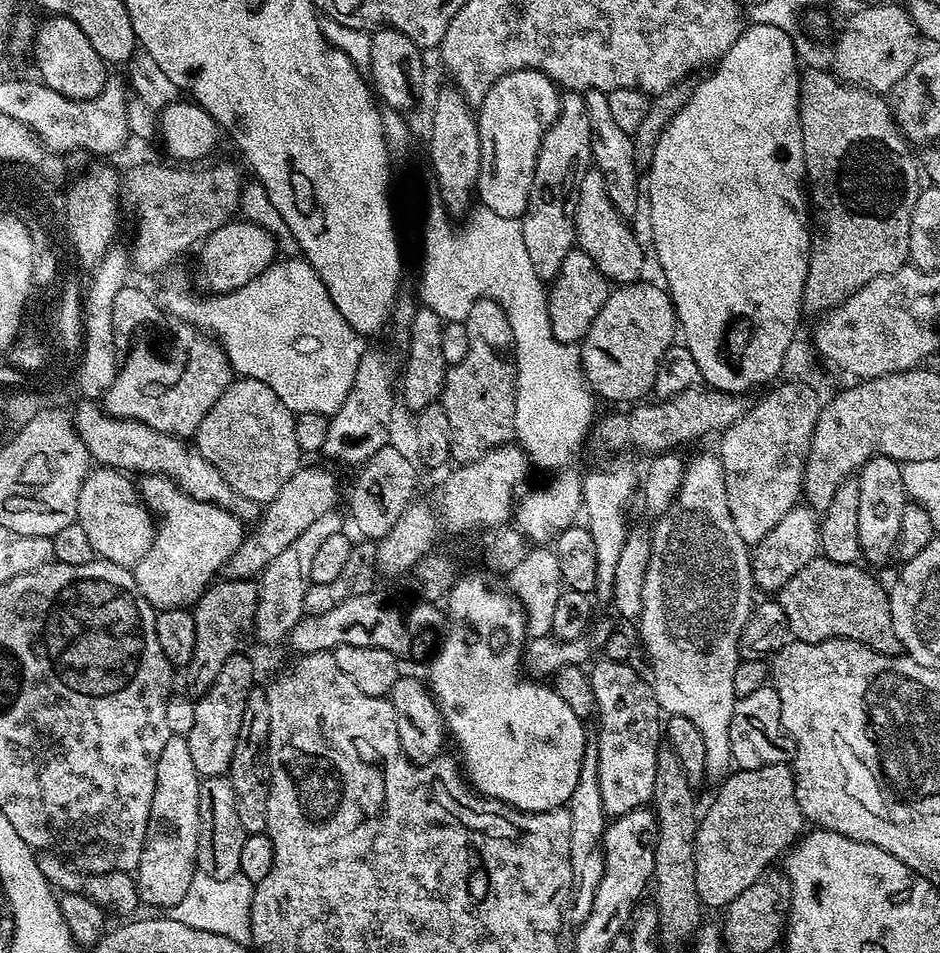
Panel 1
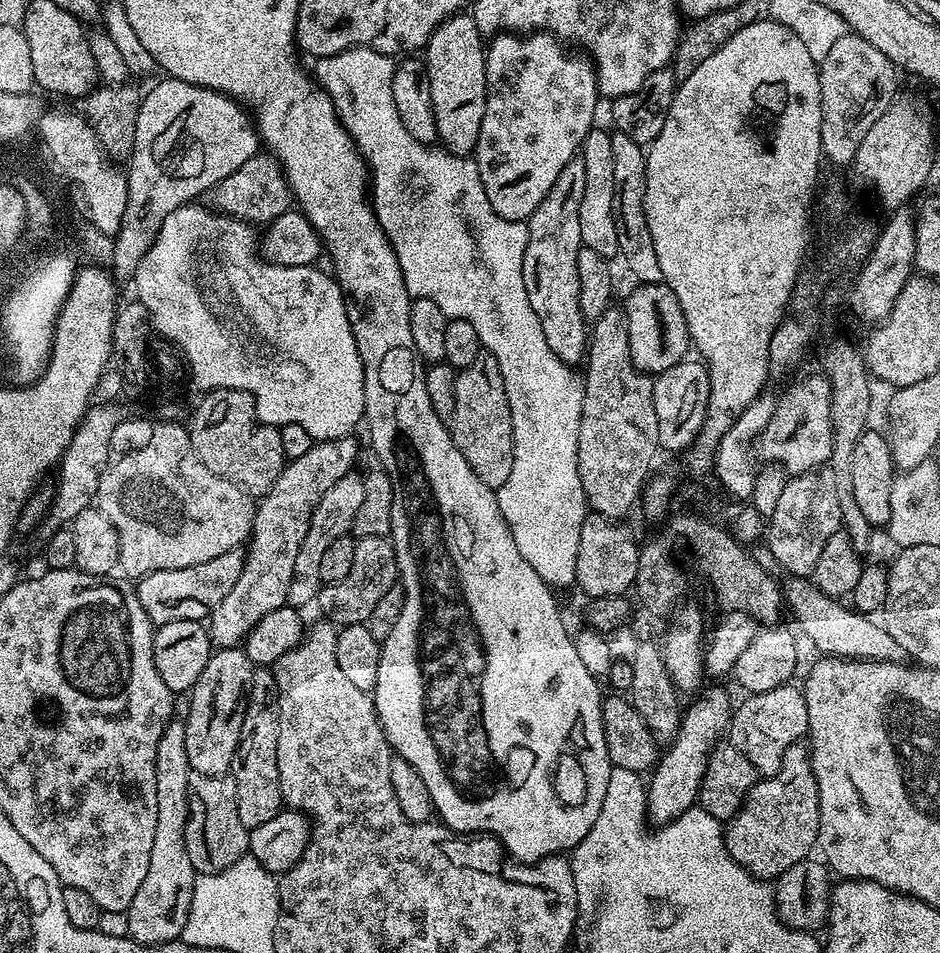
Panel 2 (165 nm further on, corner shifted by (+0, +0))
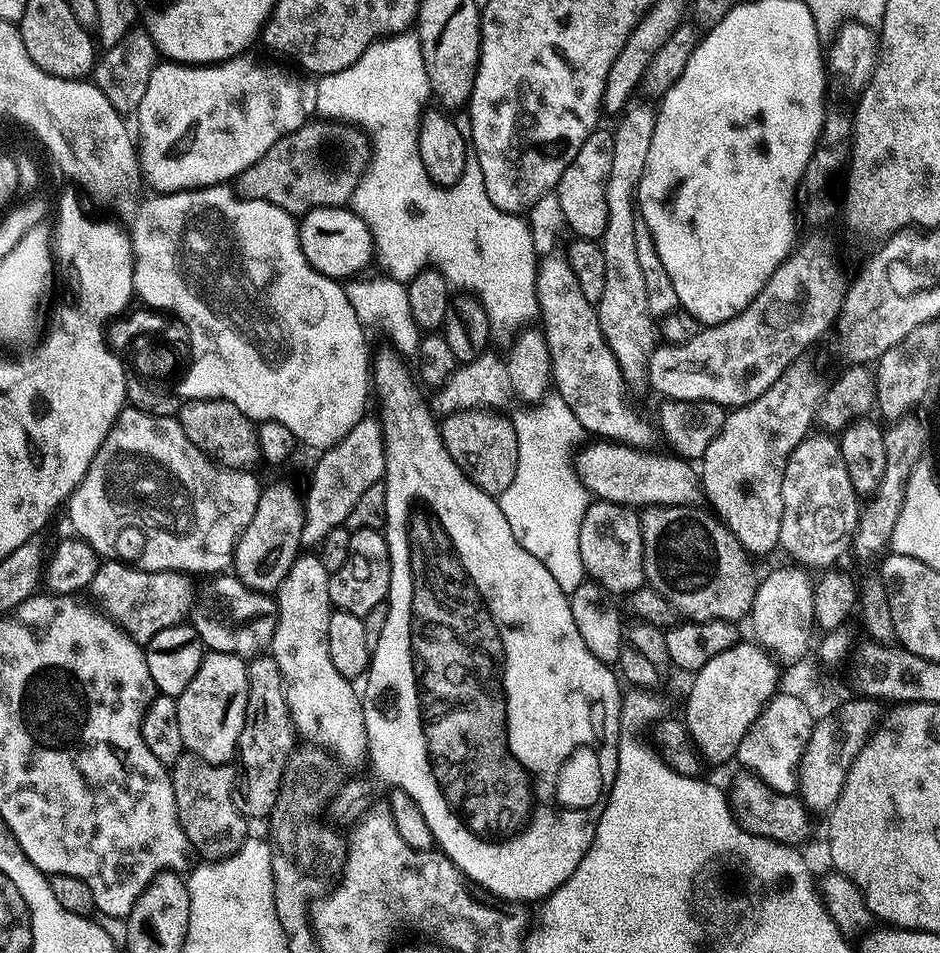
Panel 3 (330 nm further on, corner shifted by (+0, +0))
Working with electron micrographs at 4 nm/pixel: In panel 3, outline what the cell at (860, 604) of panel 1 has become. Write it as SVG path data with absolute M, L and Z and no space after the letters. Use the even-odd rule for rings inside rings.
M654 504L640 512L640 525L647 587L658 590L681 617L740 622L751 613L758 583L753 561L734 533L711 511L703 512L700 506L690 504Z

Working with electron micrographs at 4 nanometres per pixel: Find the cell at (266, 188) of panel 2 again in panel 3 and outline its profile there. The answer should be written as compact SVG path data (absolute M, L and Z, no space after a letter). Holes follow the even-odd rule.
M316 118L274 142L254 166L242 169L234 191L244 200L265 200L293 214L311 208L338 208L351 201L369 155L367 137L358 128Z

